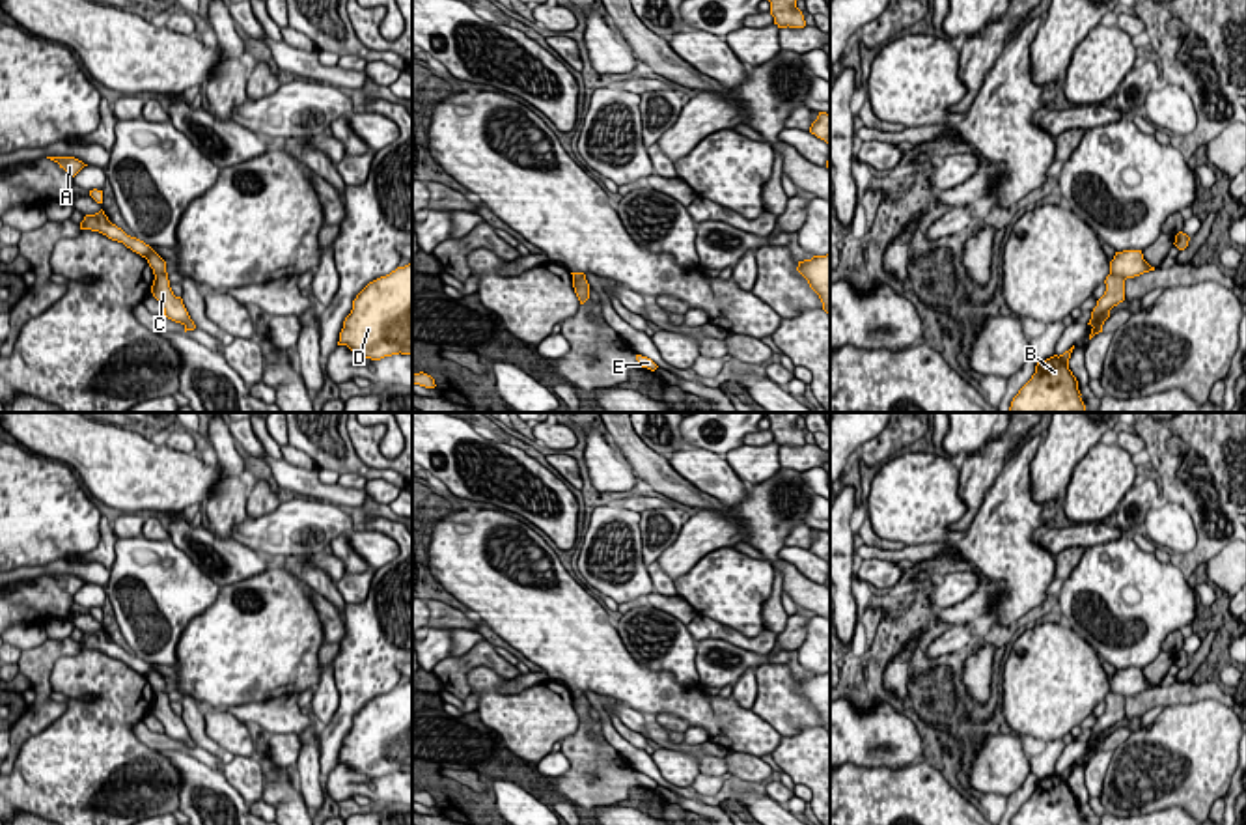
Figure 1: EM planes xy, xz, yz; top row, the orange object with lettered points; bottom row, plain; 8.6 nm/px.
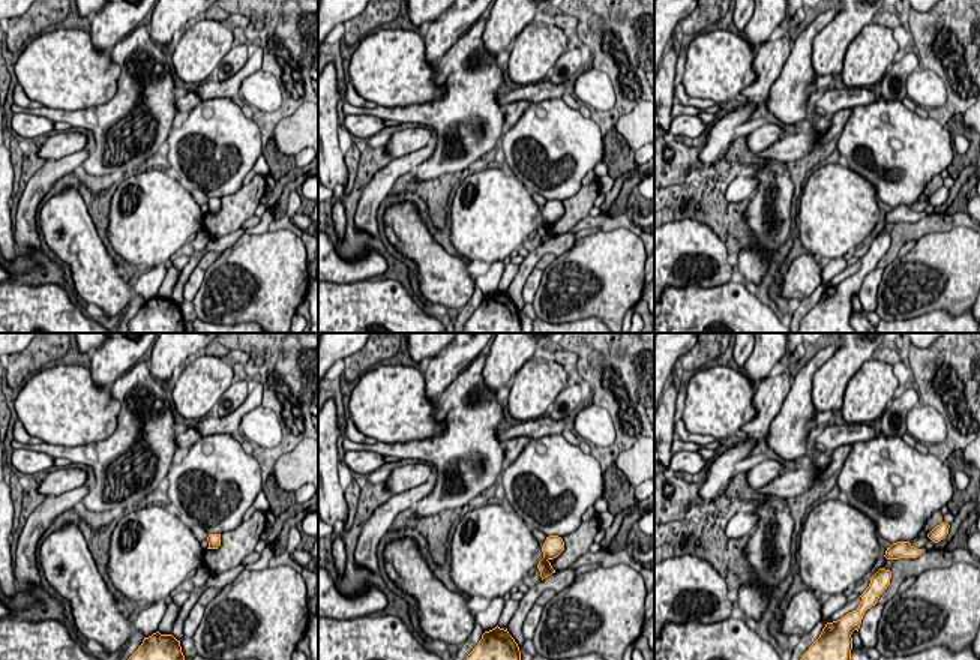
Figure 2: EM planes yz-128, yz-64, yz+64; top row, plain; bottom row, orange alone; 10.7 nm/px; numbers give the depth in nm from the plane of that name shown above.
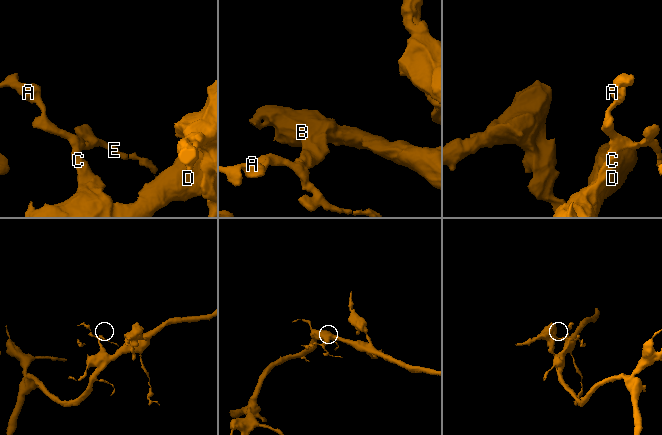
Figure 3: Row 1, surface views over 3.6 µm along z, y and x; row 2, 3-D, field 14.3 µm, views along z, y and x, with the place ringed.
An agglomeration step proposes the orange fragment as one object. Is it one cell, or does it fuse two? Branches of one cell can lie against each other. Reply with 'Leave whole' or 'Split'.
Split

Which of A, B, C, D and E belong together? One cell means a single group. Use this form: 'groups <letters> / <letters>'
groups A E / B C D

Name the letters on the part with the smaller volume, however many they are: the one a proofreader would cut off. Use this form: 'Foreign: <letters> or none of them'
Foreign: A, E

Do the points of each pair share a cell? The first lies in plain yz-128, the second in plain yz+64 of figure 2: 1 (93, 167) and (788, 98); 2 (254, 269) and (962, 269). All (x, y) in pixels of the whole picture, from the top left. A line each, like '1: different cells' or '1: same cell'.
1: same cell
2: same cell

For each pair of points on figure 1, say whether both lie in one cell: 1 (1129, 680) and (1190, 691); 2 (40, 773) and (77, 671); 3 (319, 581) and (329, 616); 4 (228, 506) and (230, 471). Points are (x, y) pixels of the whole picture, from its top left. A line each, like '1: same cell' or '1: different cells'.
1: same cell
2: same cell
3: different cells
4: same cell

